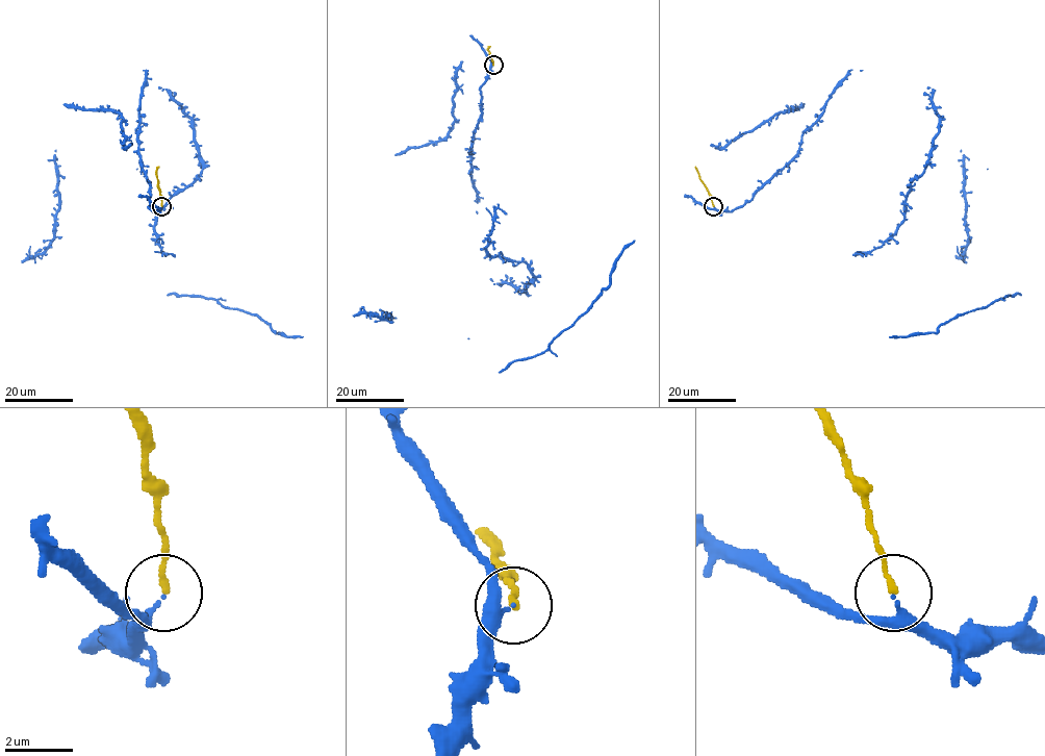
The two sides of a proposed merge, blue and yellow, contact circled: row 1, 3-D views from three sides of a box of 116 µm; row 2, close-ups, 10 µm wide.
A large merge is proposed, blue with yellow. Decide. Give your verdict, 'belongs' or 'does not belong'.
does not belong

